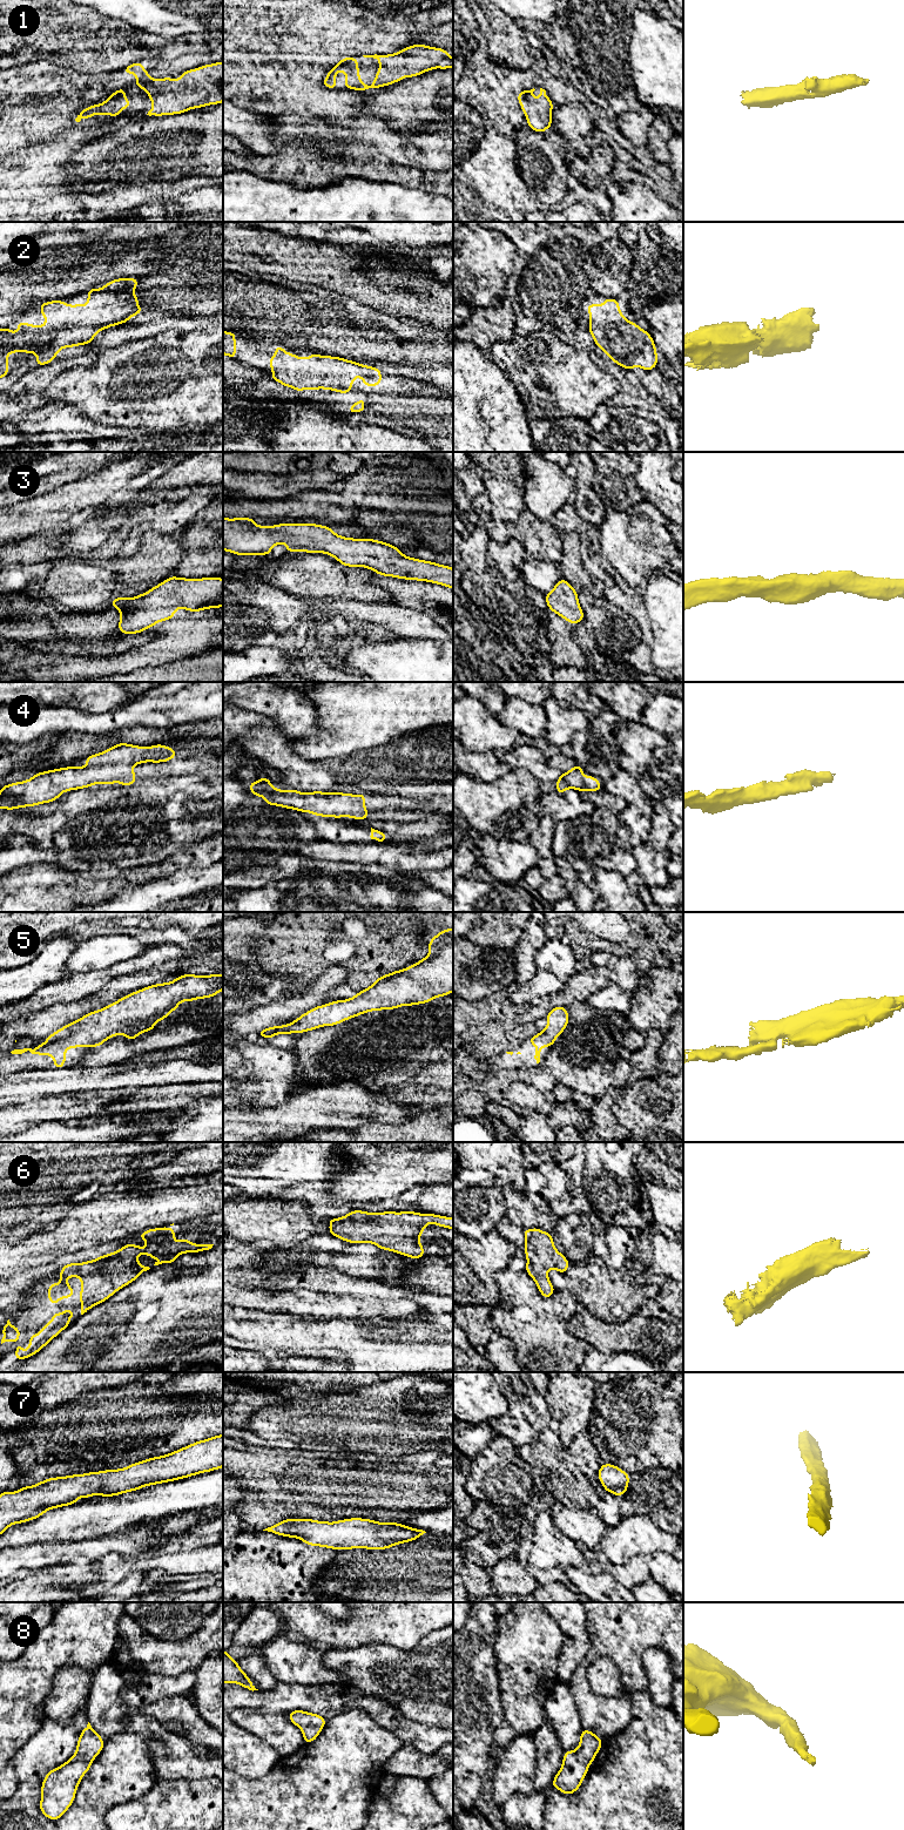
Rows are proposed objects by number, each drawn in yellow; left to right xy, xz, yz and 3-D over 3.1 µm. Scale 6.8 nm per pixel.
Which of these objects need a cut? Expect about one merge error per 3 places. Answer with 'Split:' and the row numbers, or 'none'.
Split: none

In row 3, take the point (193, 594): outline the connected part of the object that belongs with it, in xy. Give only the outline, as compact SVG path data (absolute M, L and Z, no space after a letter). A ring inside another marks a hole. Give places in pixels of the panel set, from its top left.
M169 576L137 596L113 599L110 607L121 613L121 634L139 634L158 622L173 620L176 609L195 613L223 607L223 579Z

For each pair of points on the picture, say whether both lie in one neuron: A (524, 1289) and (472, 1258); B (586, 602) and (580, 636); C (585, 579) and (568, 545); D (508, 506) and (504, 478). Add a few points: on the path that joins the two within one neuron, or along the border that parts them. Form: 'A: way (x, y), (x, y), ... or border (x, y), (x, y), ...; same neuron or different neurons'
A: border (507, 1265), (494, 1276), (499, 1300); different neurons
B: way (589, 610), (588, 628); same neuron
C: way (577, 571), (571, 565), (571, 553); same neuron
D: way (507, 499), (505, 485); same neuron

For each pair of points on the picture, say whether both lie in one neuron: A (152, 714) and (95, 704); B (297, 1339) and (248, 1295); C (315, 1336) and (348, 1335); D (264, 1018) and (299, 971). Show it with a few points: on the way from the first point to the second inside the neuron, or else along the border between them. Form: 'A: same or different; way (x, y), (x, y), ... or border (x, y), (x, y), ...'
A: different; border (129, 699), (119, 708)
B: different; border (243, 1307), (276, 1312)
C: same; way (323, 1334), (339, 1334)
D: same; way (276, 1006), (280, 1003), (280, 991), (290, 980)

